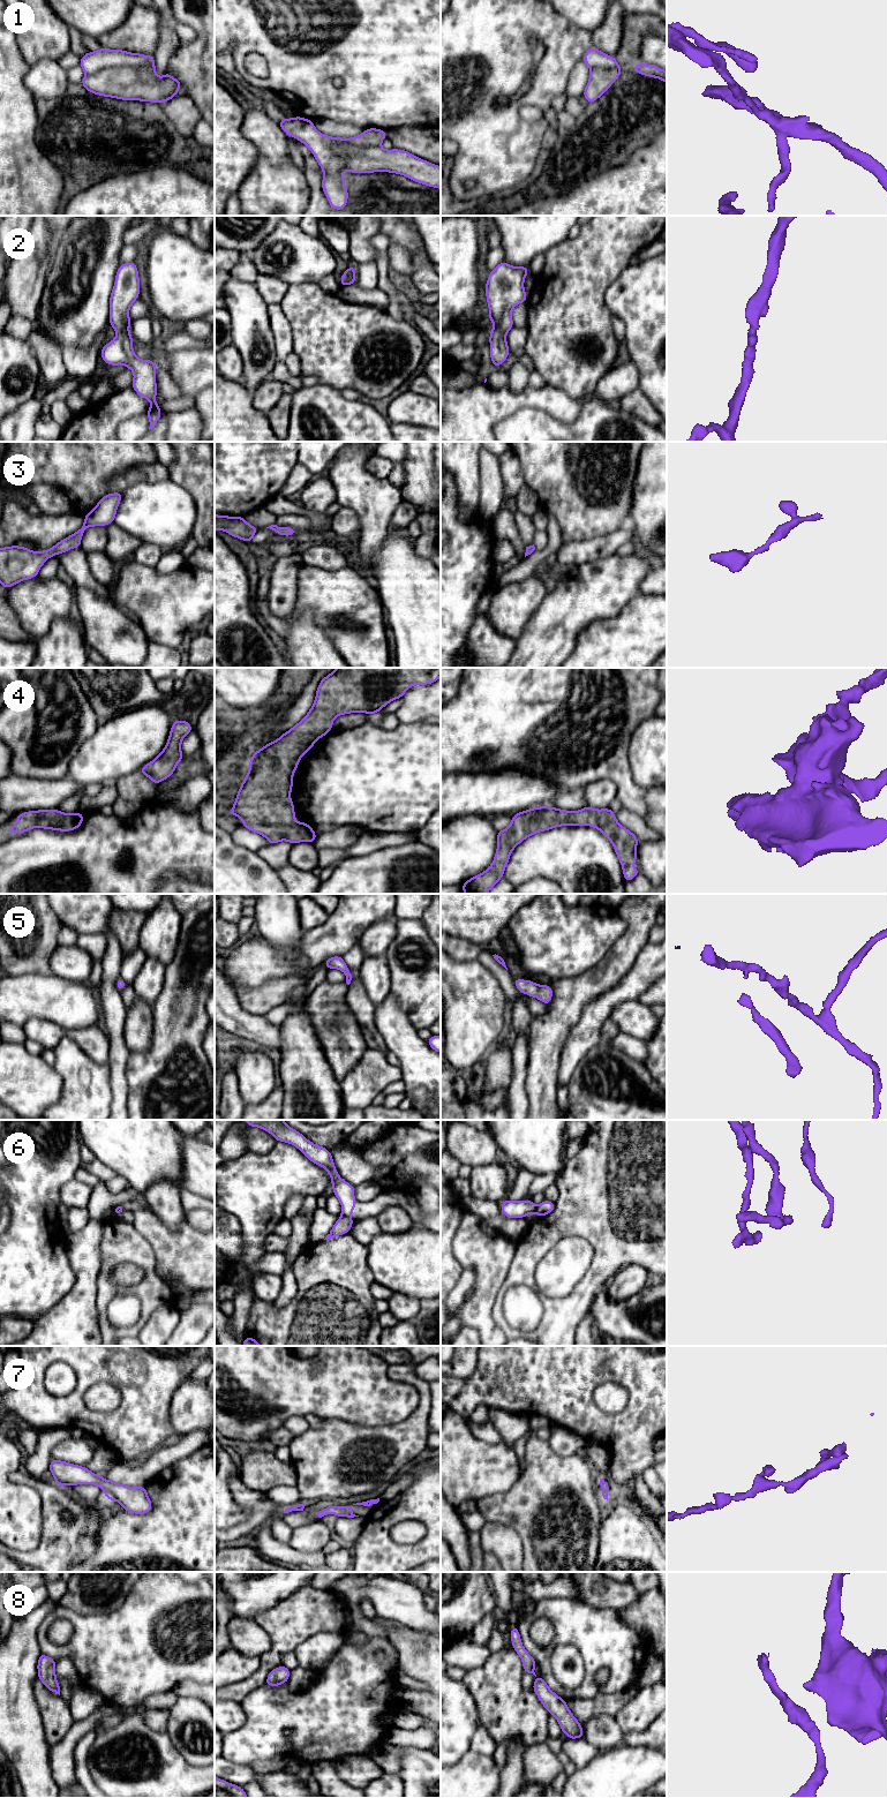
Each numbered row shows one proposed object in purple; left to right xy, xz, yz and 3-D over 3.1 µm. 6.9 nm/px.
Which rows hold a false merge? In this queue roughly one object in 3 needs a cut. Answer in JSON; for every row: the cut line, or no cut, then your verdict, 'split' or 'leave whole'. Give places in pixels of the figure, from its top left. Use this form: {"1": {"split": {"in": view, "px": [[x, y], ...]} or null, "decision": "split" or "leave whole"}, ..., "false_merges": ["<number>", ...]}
{"1": {"split": {"in": "xy", "px": [[153, 62], [141, 66], [106, 67], [87, 75]]}, "decision": "split"}, "2": {"split": null, "decision": "leave whole"}, "3": {"split": null, "decision": "leave whole"}, "4": {"split": null, "decision": "leave whole"}, "5": {"split": null, "decision": "leave whole"}, "6": {"split": {"in": "xz", "px": [[341, 1213], [350, 1218]]}, "decision": "split"}, "7": {"split": null, "decision": "leave whole"}, "8": {"split": null, "decision": "leave whole"}, "false_merges": ["1", "6"]}

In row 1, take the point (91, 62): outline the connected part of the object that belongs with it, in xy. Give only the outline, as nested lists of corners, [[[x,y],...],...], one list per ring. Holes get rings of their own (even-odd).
[[[99,48],[95,52],[88,52],[80,60],[80,66],[87,75],[95,74],[106,68],[115,67],[142,67],[153,65],[153,55],[130,53],[123,50]]]

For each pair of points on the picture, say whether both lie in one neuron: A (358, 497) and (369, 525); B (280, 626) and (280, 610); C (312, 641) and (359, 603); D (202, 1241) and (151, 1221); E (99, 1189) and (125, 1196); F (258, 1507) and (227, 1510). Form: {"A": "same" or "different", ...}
{"A": "same", "B": "different", "C": "different", "D": "same", "E": "same", "F": "different"}

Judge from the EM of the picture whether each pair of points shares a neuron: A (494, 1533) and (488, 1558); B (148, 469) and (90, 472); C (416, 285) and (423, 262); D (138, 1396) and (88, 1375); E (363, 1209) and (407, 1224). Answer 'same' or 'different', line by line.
A: different
B: different
C: same
D: same
E: different

